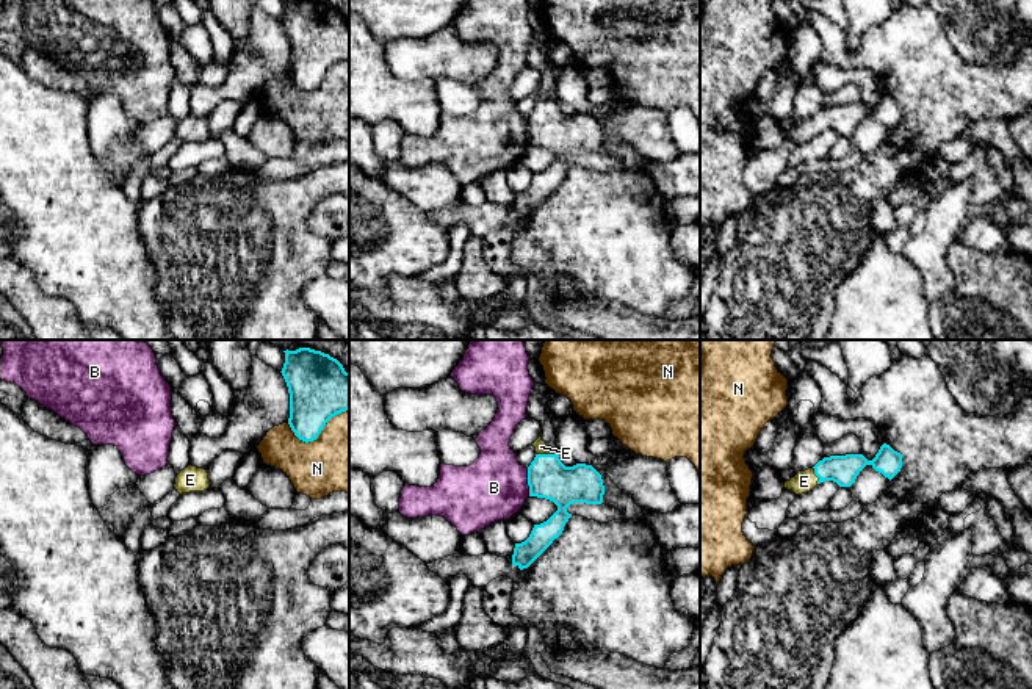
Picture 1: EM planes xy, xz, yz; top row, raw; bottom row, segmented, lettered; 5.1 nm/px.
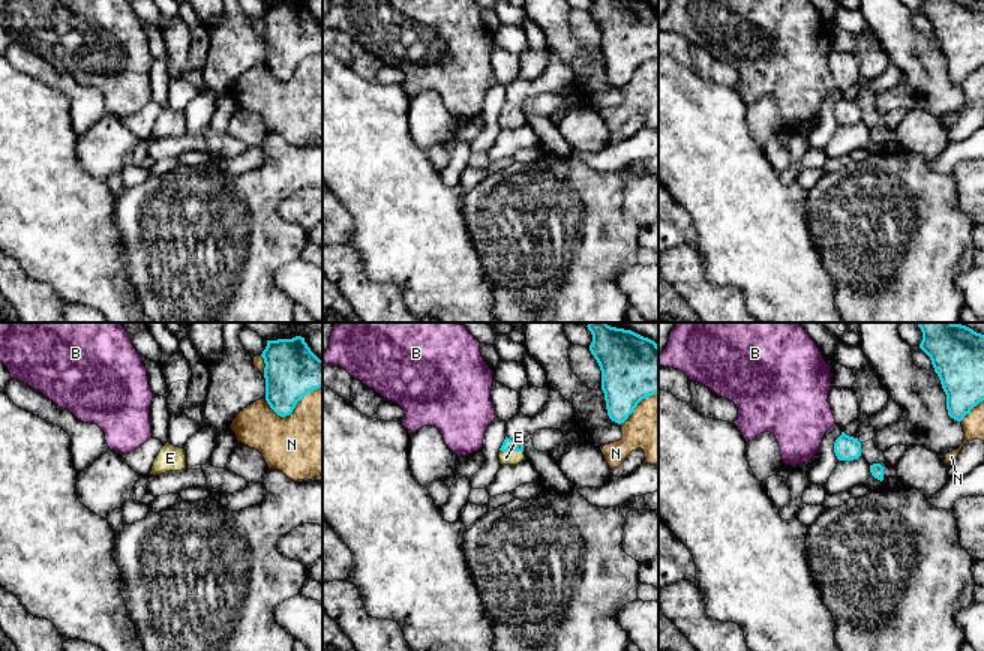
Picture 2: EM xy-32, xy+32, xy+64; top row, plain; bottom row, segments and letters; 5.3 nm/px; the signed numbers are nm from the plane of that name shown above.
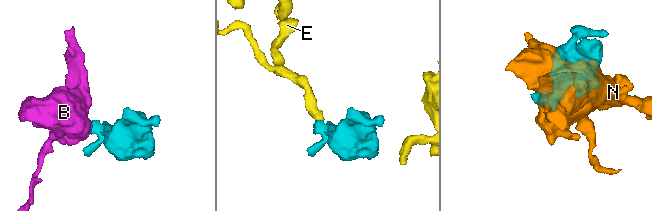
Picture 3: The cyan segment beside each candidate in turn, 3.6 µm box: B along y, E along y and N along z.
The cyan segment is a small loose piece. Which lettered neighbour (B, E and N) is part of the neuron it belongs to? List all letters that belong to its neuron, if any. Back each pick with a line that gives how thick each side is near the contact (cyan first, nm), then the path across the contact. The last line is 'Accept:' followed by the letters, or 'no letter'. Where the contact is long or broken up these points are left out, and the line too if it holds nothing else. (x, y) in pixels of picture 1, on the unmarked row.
E: 220/70 nm | across xz (548, 127), (547, 104), (541, 96)
Accept: E

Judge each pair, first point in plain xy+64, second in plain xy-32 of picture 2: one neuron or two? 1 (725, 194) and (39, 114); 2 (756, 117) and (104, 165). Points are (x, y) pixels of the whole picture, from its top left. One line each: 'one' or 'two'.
1: one
2: two

